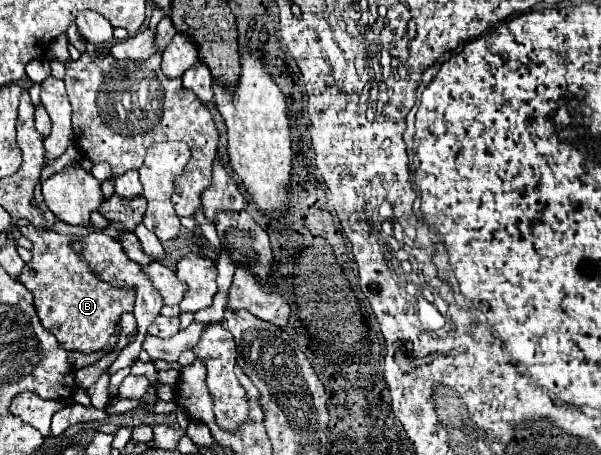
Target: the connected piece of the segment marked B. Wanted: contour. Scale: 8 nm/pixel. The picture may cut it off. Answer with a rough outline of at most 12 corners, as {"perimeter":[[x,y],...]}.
{"perimeter":[[34,226],[18,282],[68,352],[112,352],[134,292]]}

